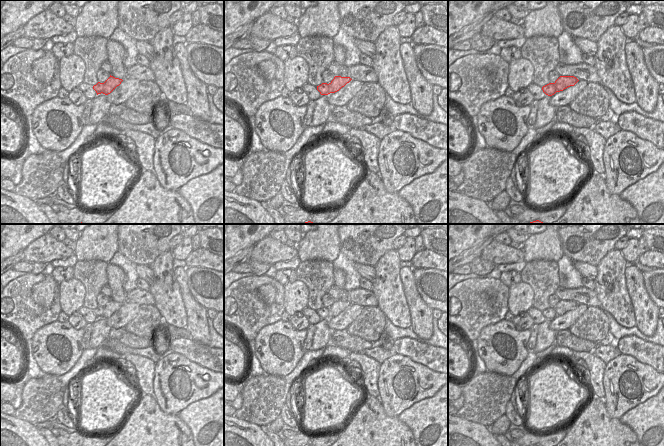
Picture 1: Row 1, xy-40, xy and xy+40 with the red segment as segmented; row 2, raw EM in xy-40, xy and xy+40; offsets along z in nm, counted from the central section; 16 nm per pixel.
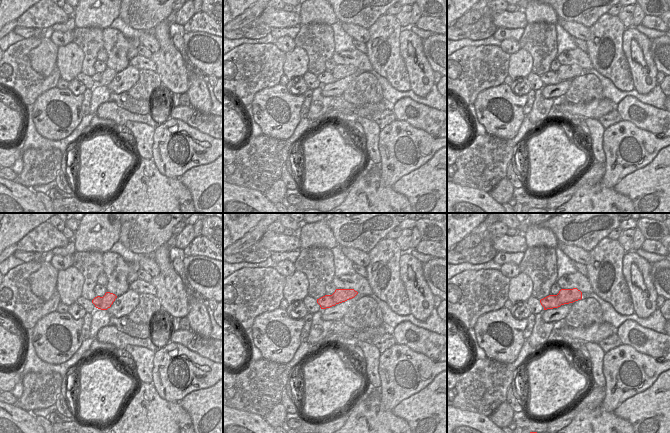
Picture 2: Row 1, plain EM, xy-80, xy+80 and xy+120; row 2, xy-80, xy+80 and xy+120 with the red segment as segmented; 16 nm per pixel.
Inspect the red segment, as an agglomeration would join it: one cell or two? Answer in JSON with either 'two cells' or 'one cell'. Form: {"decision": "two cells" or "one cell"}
{"decision": "two cells"}

